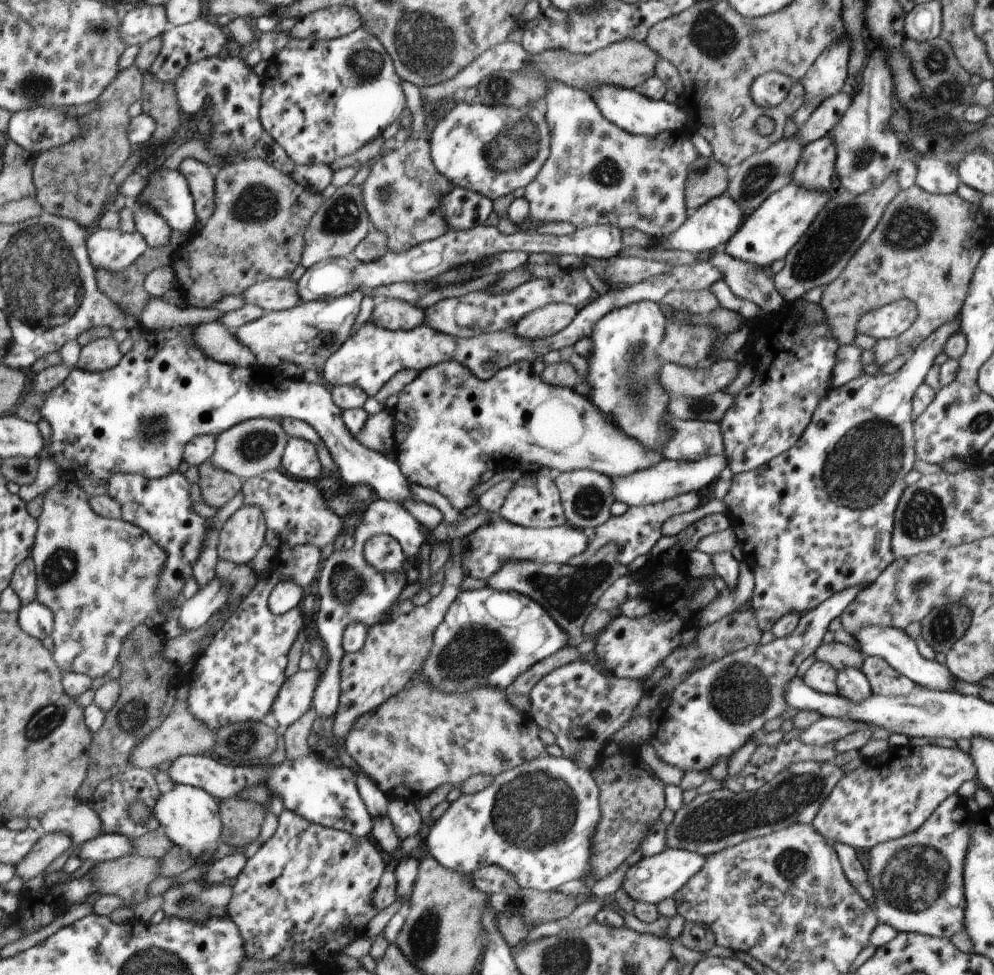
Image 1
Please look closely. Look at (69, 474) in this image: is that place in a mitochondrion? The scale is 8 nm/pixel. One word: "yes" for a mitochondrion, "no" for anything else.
no

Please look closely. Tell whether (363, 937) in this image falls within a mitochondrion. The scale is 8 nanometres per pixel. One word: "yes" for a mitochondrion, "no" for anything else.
no

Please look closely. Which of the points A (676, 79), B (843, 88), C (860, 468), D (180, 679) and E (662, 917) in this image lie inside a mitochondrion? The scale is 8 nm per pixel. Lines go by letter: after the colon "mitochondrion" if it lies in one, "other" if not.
A: other
B: other
C: mitochondrion
D: other
E: other

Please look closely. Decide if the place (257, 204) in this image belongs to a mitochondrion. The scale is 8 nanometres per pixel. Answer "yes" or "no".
yes

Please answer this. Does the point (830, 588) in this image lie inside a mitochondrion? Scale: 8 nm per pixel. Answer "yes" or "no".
no

